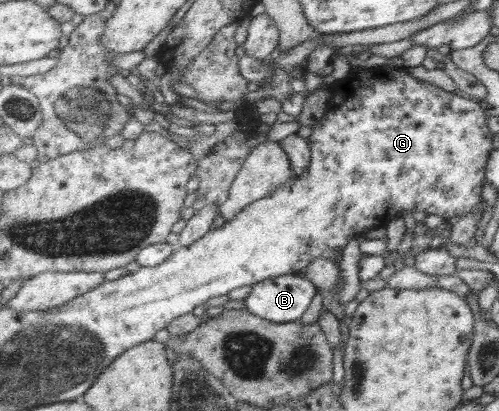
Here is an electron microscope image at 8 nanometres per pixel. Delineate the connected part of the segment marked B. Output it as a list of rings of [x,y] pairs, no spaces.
[[[288,274],[253,284],[251,292],[242,301],[248,311],[259,317],[277,323],[294,322],[304,316],[318,290],[319,288],[307,276]]]

